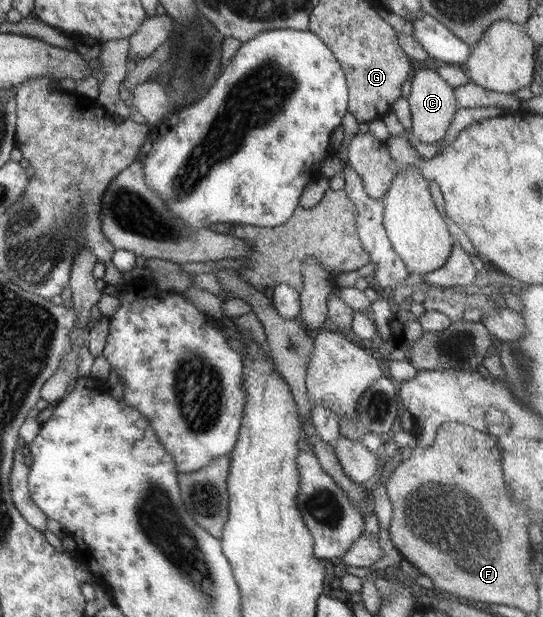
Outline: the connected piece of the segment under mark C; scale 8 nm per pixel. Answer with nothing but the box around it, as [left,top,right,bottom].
[407,67,459,144]

